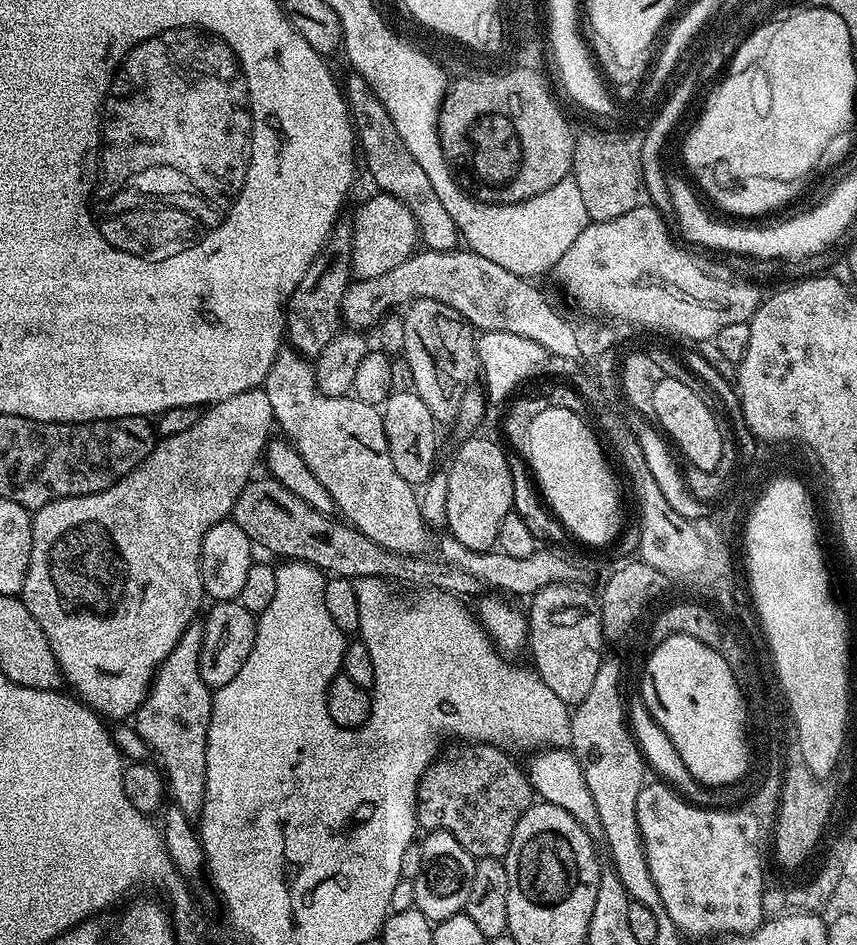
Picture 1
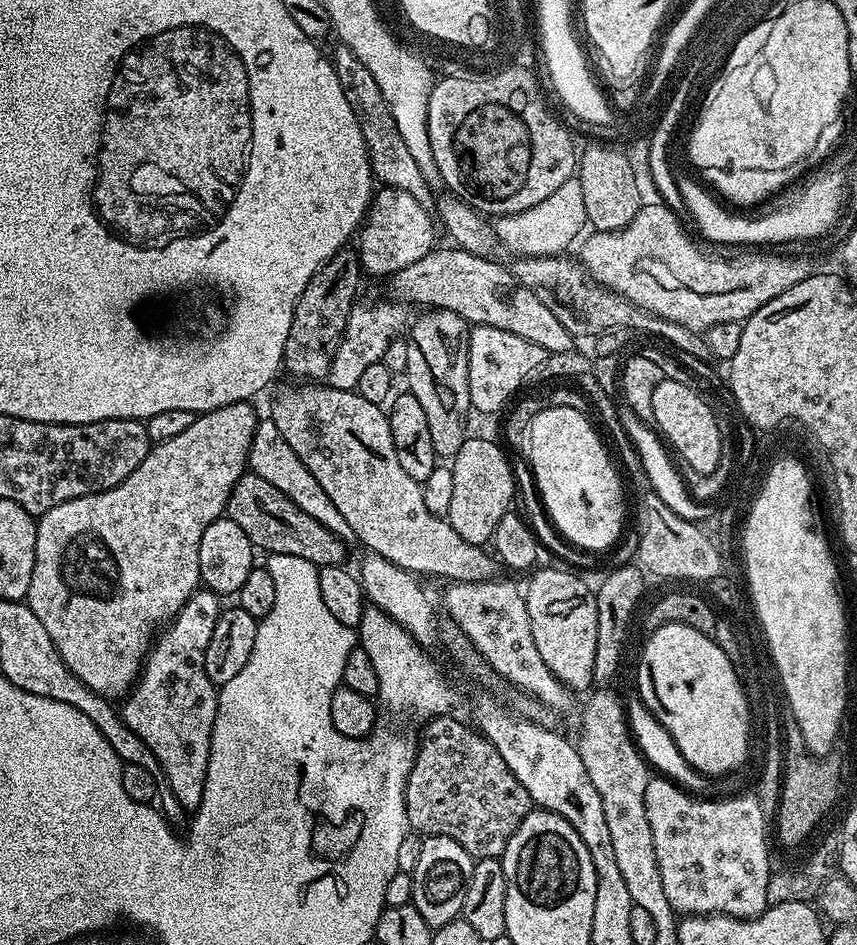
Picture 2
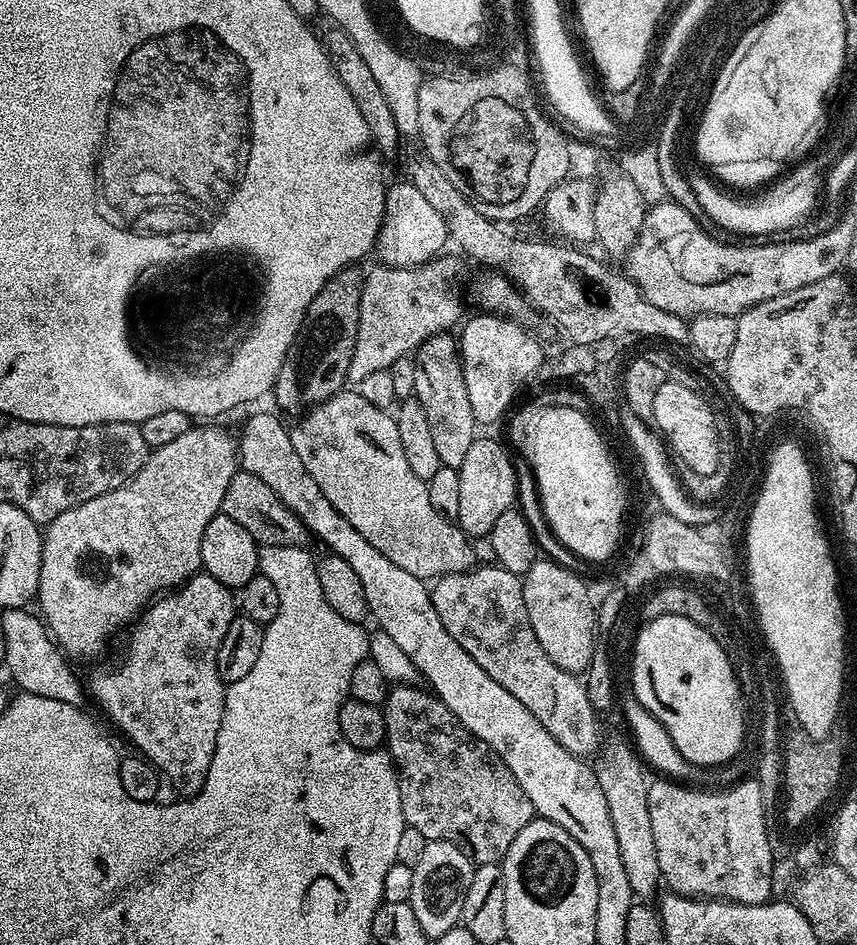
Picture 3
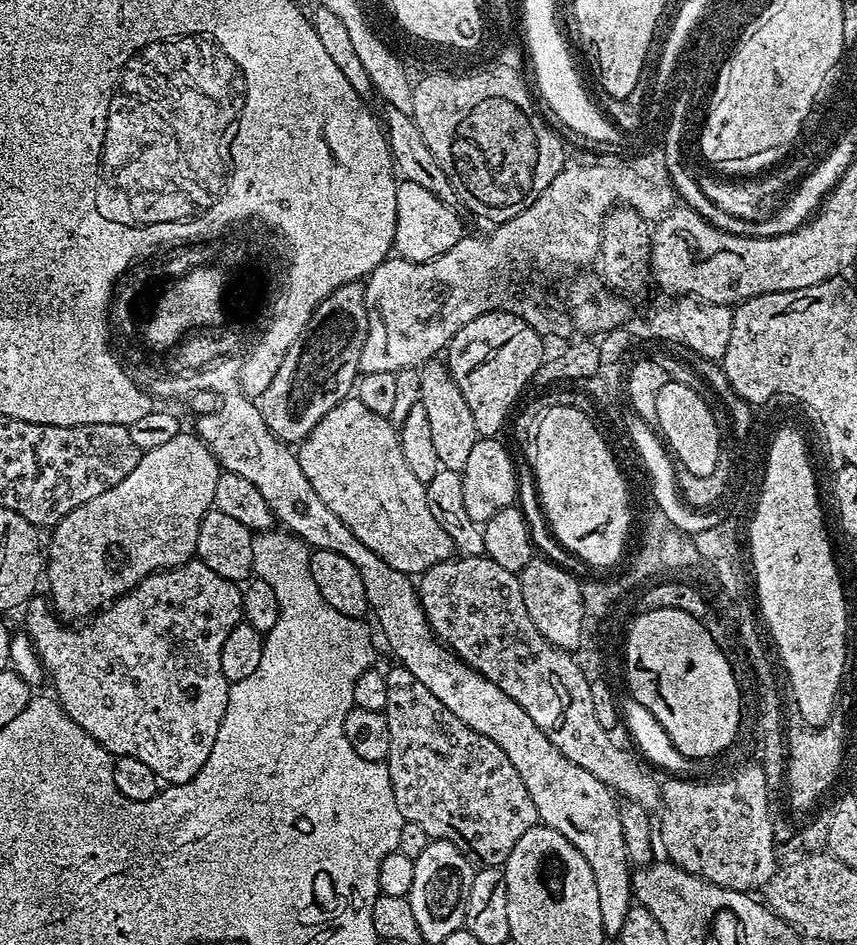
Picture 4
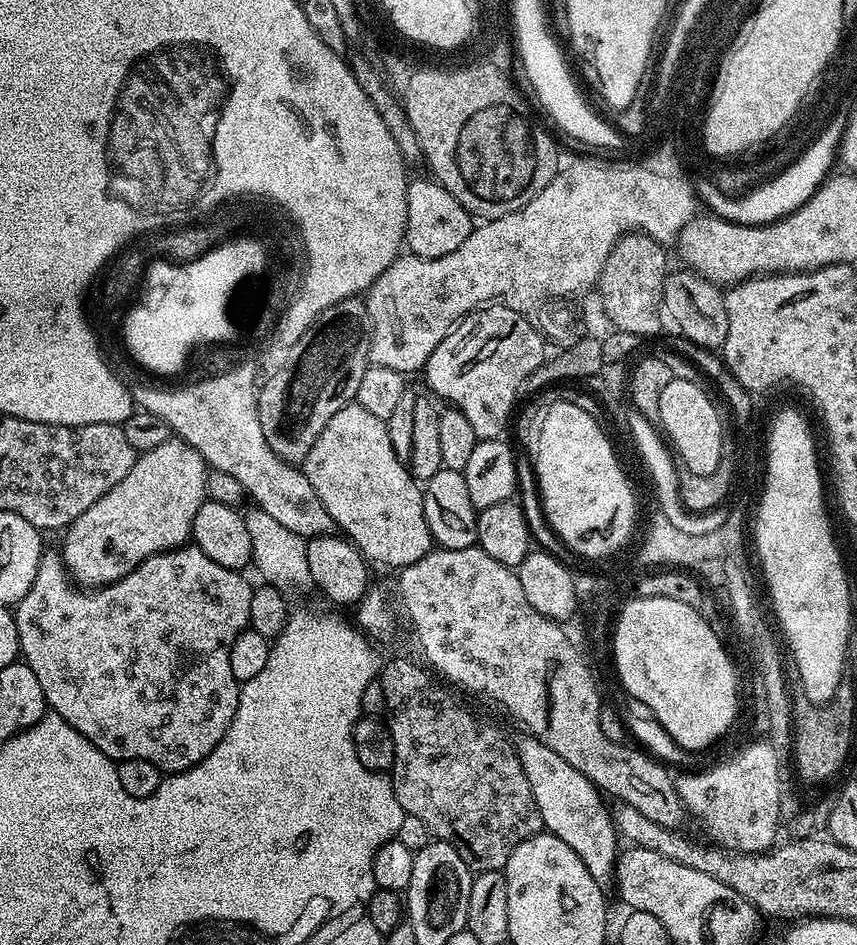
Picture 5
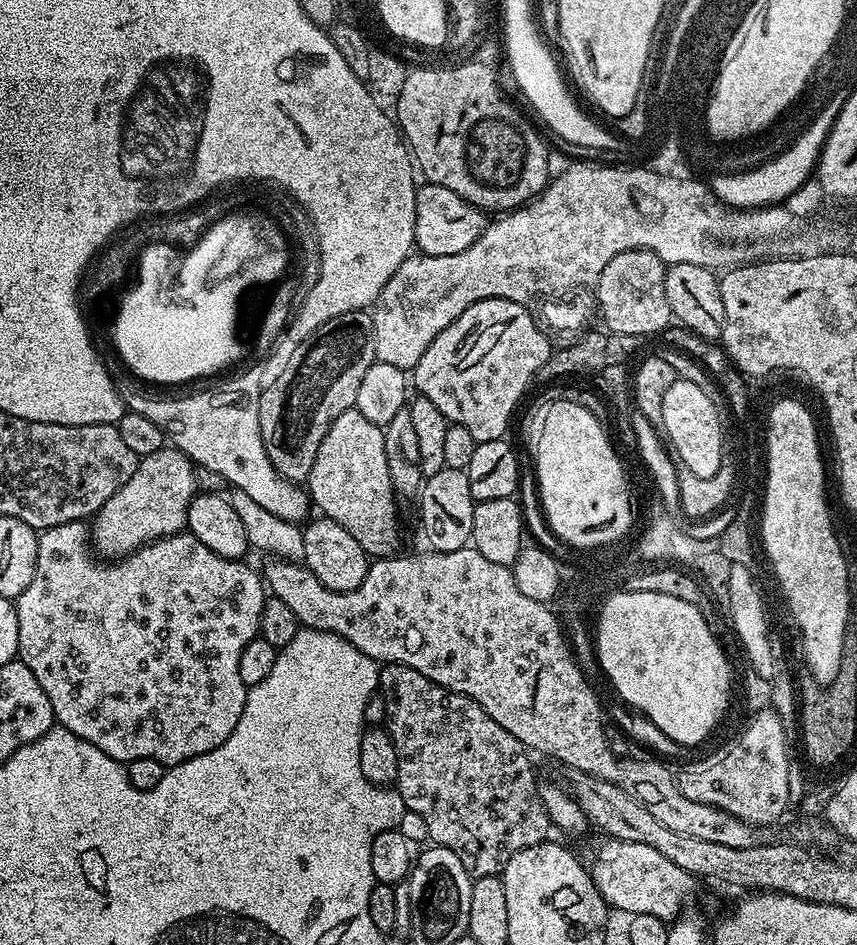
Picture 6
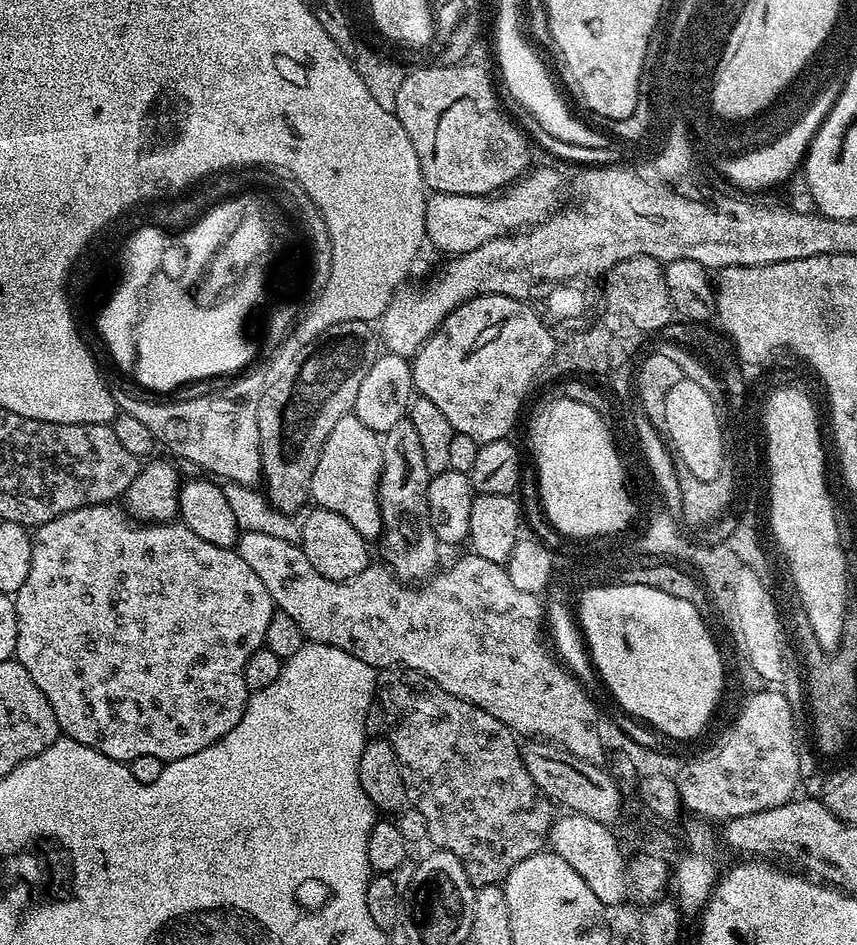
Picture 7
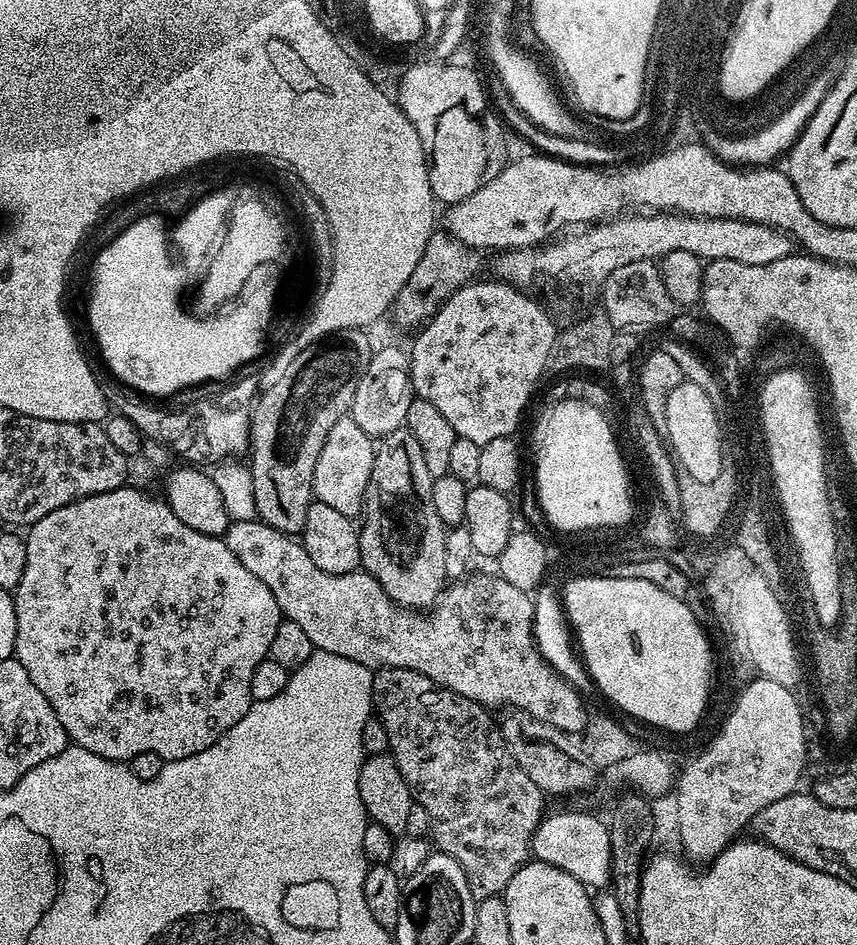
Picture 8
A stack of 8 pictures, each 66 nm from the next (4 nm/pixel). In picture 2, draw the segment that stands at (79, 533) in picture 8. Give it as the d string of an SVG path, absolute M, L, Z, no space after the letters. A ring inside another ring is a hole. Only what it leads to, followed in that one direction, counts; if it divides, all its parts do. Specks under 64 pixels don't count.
M198 590L184 603L177 616L155 637L154 643L144 657L144 666L132 689L123 701L122 715L130 728L154 752L161 764L163 779L168 782L172 796L188 810L194 810L202 802L206 790L206 774L210 758L210 742L216 717L217 685L210 682L206 674L206 646L214 635L214 626L222 611L221 597L207 590Z

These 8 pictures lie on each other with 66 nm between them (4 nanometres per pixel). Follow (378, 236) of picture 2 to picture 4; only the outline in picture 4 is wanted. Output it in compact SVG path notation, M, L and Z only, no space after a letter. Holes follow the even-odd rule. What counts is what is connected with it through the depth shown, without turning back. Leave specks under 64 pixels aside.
M400 180L396 185L398 194L398 222L394 230L394 252L399 259L410 262L430 262L438 254L446 254L454 242L466 235L466 228L453 205L442 202L430 190L409 180Z

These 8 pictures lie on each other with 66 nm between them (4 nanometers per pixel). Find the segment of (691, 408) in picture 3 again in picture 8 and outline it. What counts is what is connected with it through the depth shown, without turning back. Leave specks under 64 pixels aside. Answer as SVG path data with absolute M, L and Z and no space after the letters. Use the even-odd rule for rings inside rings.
M683 382L671 391L670 398L666 401L666 426L663 431L671 455L676 455L675 463L686 466L688 473L698 478L698 482L714 482L714 478L722 470L723 440L714 405L701 387Z

